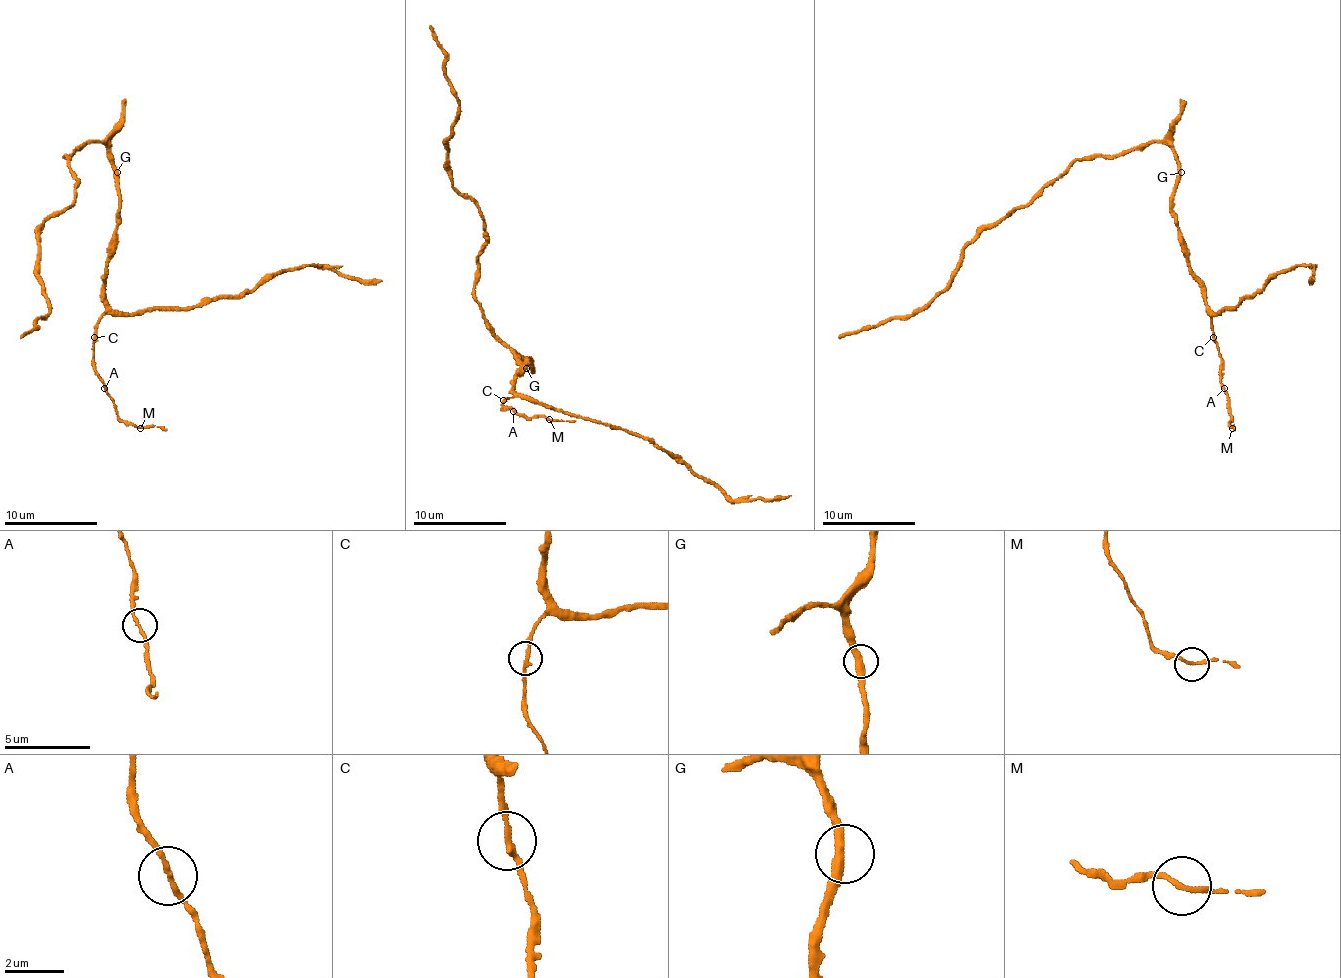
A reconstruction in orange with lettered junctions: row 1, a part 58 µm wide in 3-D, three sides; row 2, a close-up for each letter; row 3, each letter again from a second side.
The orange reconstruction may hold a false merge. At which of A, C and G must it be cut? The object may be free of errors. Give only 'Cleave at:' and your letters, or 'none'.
Cleave at: none

